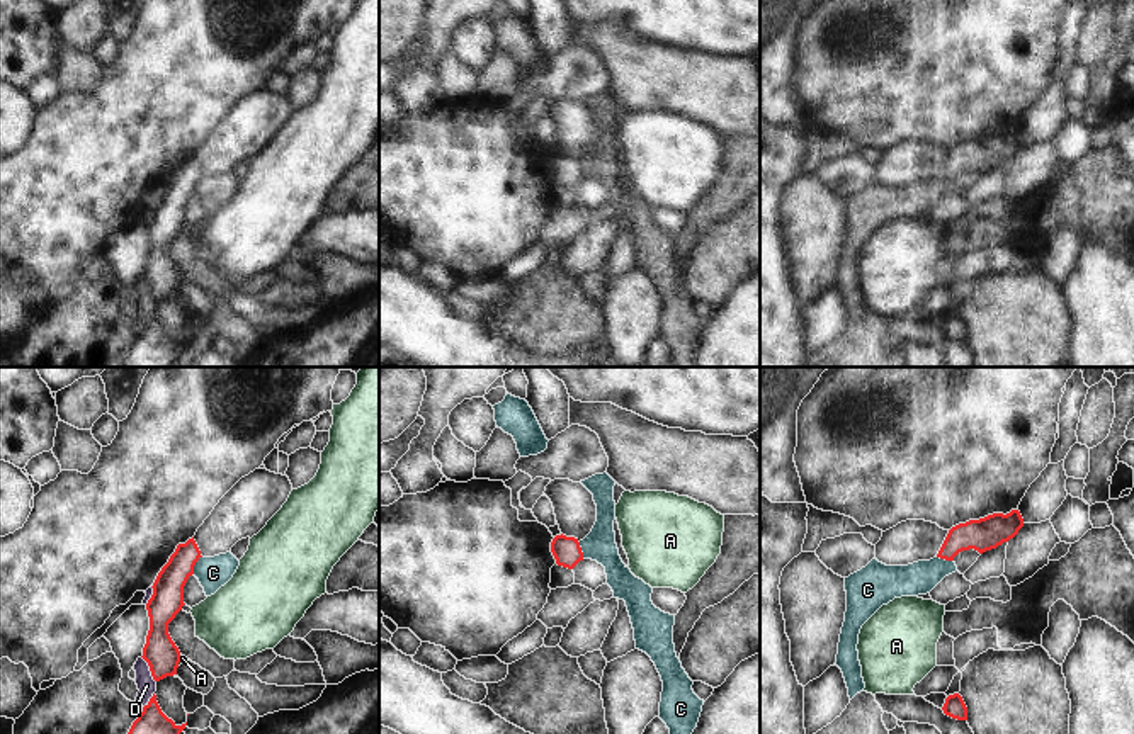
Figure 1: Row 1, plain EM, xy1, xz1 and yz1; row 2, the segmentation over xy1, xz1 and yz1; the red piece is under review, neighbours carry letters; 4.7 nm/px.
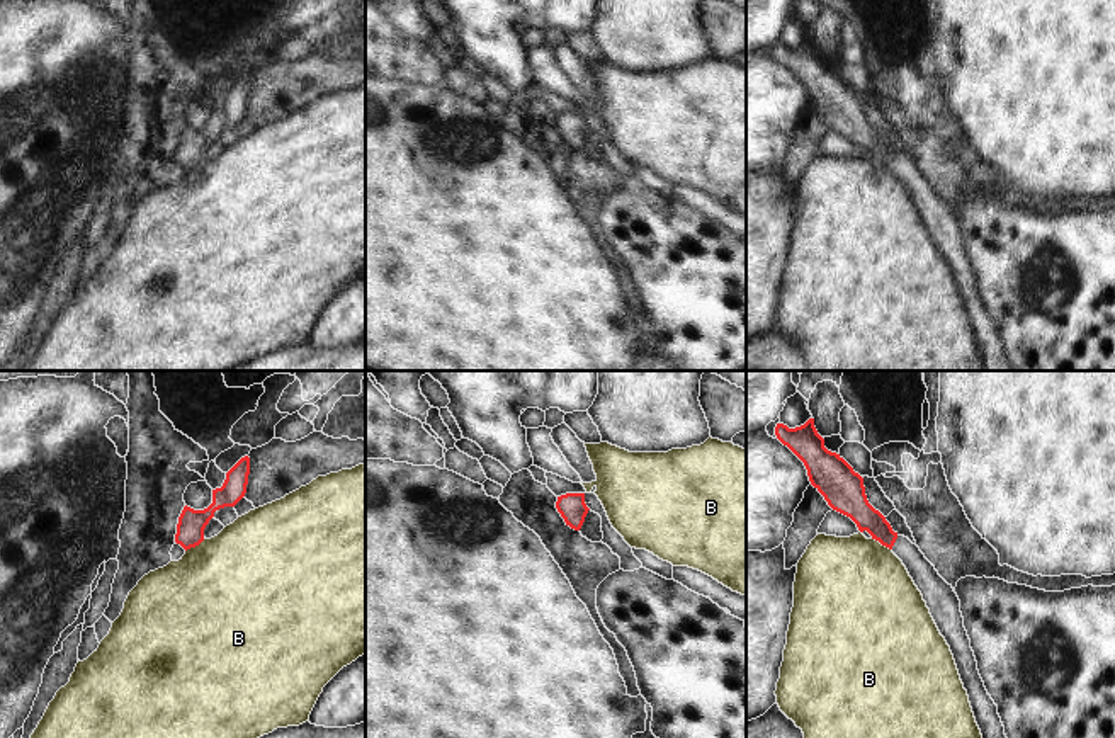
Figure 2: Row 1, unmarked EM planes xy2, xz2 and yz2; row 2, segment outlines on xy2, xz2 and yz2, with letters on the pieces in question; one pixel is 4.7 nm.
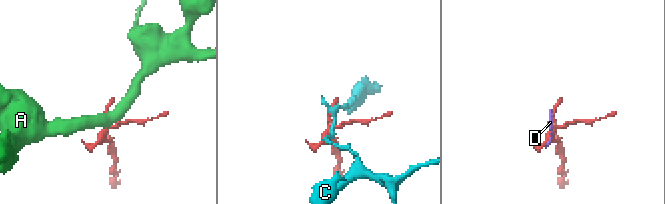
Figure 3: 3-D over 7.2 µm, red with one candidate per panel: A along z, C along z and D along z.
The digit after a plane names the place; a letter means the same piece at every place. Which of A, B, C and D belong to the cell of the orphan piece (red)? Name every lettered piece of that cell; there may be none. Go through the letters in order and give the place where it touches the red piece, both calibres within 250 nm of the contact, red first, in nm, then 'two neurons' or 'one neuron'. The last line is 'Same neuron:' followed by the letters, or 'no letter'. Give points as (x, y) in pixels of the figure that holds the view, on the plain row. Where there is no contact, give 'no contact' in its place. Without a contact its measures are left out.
A: meets red in xy1 at (179, 279); 160 nm thick on the red side, 30 nm on the other; two neurons
B: meets red in xy2 at (194, 165); 130 nm thick on the red side, 500 nm on the other; two neurons
C: meets red in xy1 at (194, 184); 160 nm thick on the red side, 150 nm on the other; two neurons
D: meets red in xy1 at (150, 289); 160 nm thick on the red side, 90 nm on the other; two neurons
Same neuron: no letter

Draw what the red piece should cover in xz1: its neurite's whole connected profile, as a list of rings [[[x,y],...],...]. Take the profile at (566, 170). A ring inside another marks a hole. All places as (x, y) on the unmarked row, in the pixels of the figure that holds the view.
[[[556,155],[551,161],[551,172],[558,185],[573,189],[580,180],[583,180],[583,172],[578,158]]]

